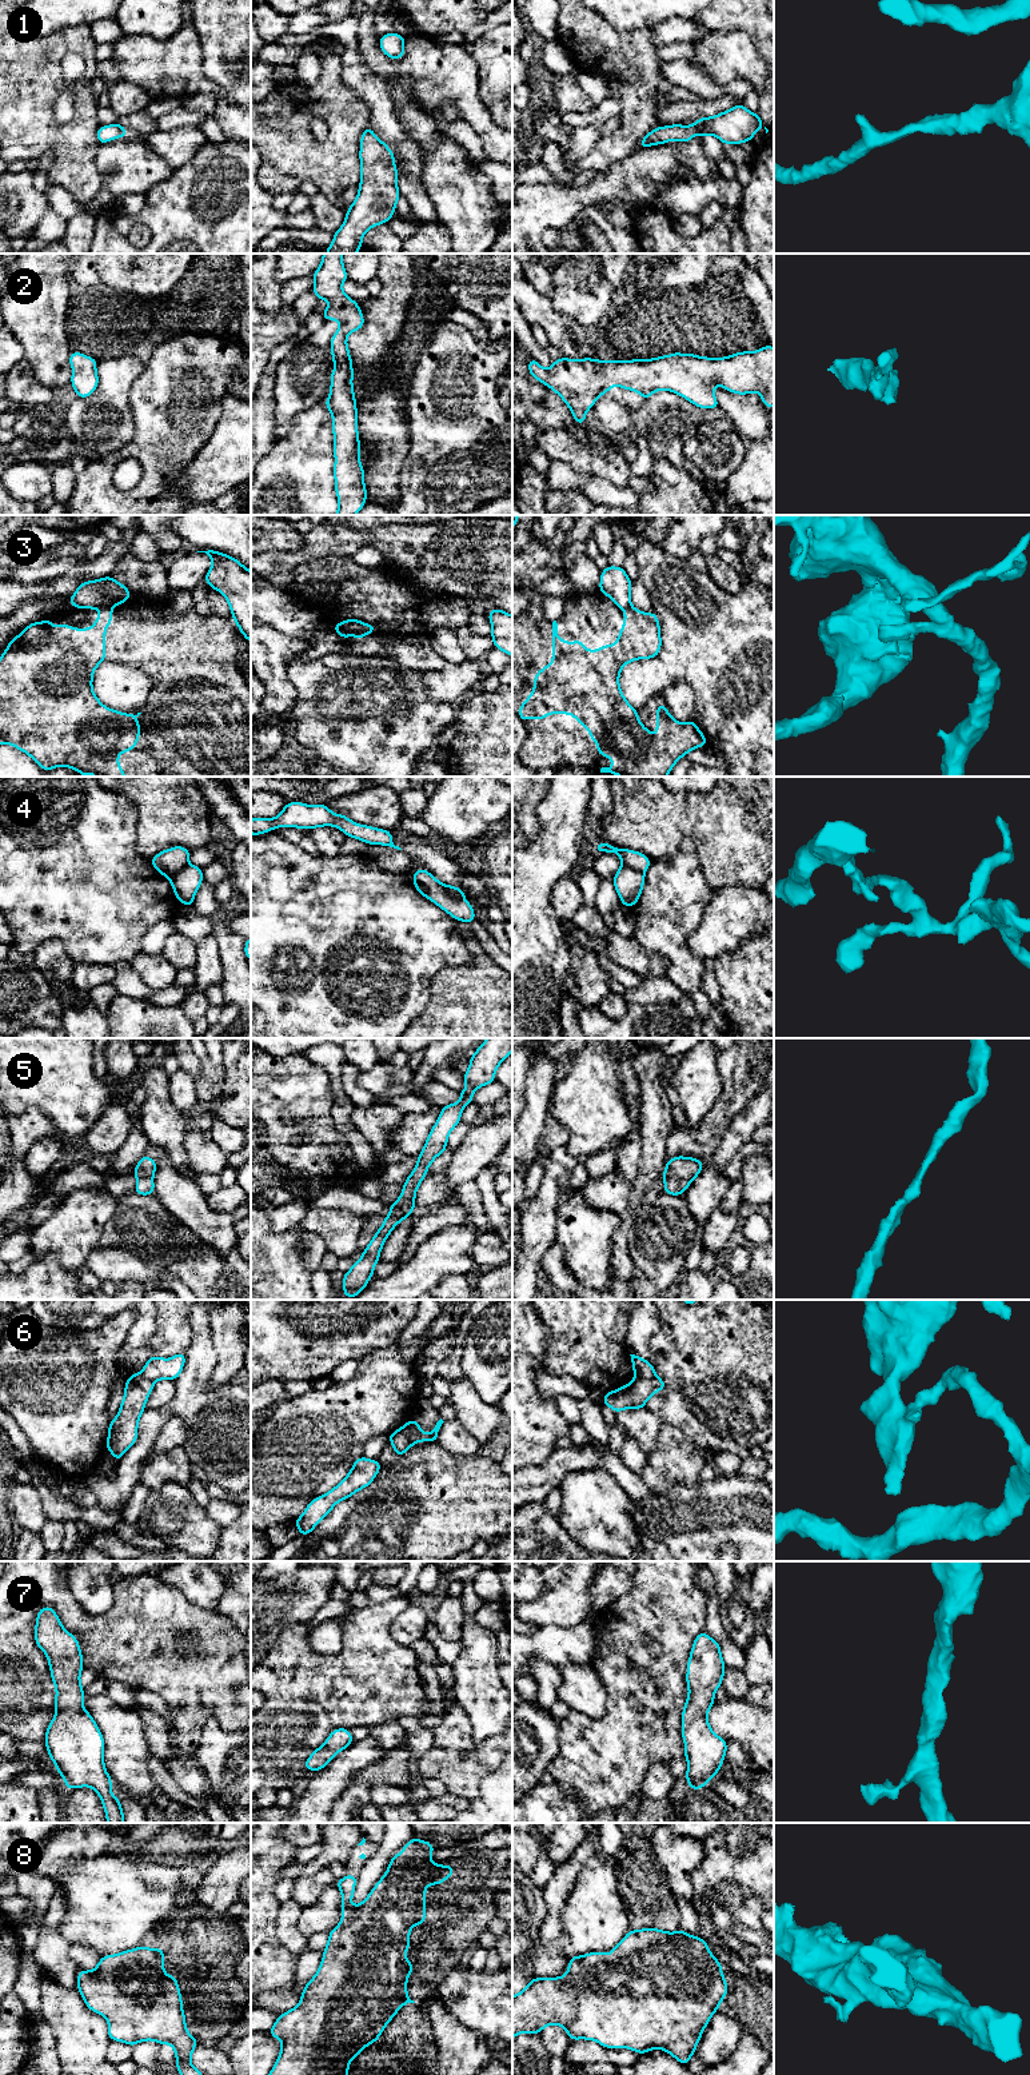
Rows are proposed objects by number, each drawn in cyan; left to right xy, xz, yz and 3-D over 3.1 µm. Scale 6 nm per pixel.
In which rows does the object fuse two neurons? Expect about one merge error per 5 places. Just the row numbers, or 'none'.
3, 4, 6

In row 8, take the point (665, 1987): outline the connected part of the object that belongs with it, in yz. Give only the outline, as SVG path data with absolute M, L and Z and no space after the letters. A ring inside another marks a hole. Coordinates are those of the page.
M680 1927L672 1934L658 1928L628 1930L608 1955L590 1952L571 1956L566 1975L535 1978L522 1992L514 1995L512 2039L520 2032L540 2034L544 2027L558 2024L567 2031L571 2040L595 2040L606 2048L630 2048L638 2054L660 2048L687 2066L703 2030L726 1995L722 1963L708 1951L706 1940L687 1935Z

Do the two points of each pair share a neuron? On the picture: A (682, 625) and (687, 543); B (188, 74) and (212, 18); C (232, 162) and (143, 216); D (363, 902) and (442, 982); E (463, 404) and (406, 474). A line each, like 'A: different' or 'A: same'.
A: different
B: different
C: same
D: different
E: same

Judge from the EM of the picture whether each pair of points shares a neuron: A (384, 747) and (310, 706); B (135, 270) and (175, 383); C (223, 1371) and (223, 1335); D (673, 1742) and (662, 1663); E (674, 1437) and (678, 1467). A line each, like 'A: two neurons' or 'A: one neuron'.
A: one neuron
B: two neurons
C: one neuron
D: one neuron
E: one neuron

